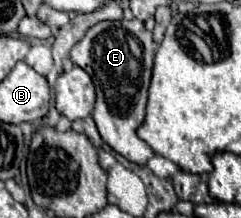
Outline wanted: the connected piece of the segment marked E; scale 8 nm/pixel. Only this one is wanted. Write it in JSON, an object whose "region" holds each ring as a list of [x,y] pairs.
{"region":[[[137,18],[99,22],[91,30],[87,30],[81,42],[71,48],[71,60],[81,66],[93,78],[95,84],[97,102],[93,108],[93,120],[99,128],[101,138],[111,146],[111,150],[139,166],[145,166],[147,160],[155,154],[137,136],[137,130],[145,118],[147,90],[151,82],[155,50],[157,44],[153,42],[151,32],[147,32],[143,22]]]}

